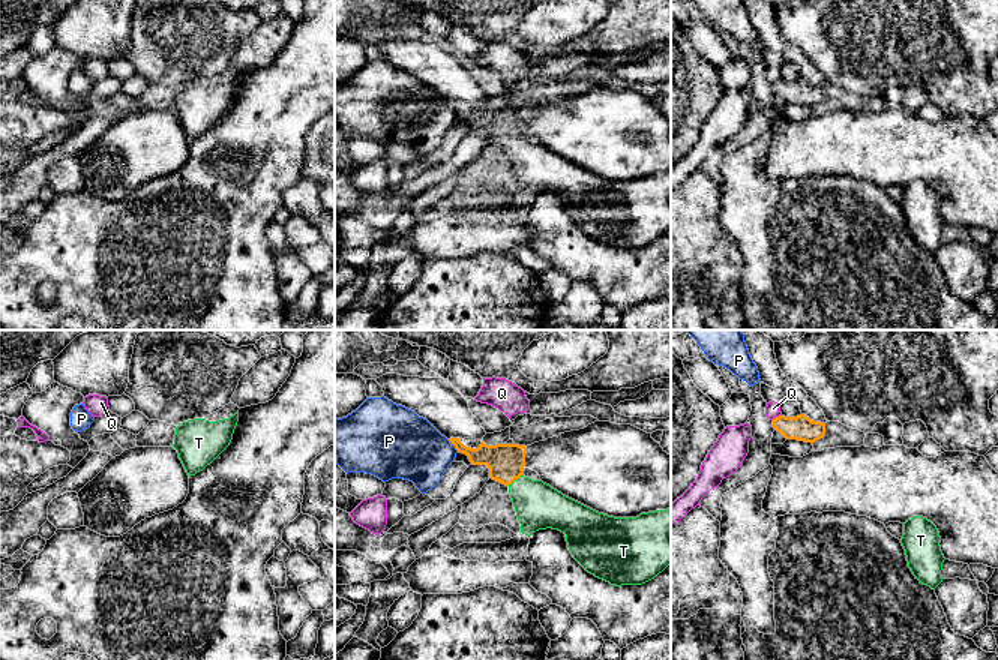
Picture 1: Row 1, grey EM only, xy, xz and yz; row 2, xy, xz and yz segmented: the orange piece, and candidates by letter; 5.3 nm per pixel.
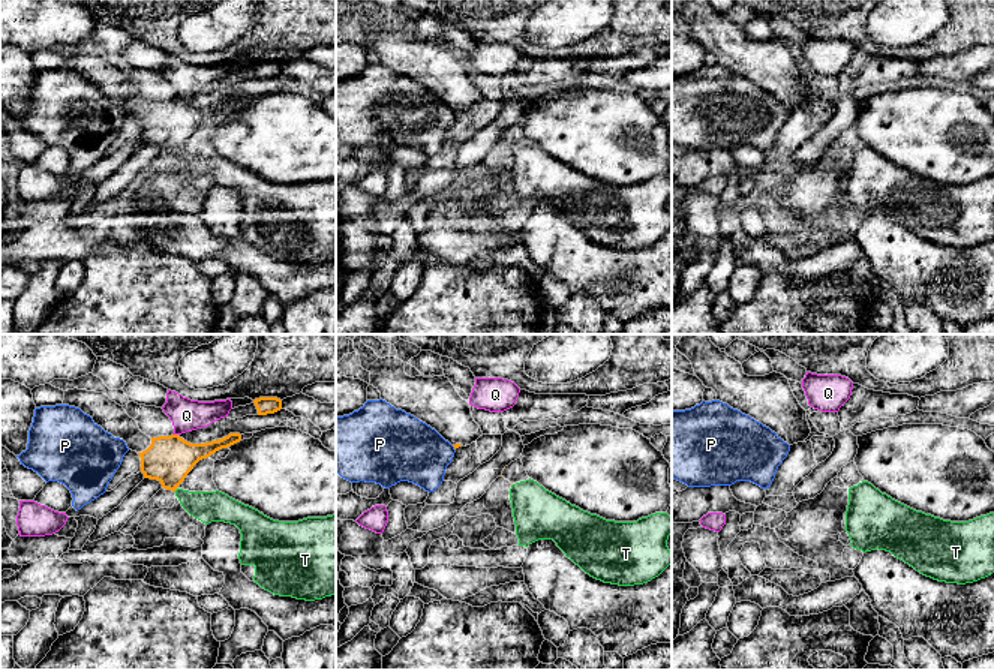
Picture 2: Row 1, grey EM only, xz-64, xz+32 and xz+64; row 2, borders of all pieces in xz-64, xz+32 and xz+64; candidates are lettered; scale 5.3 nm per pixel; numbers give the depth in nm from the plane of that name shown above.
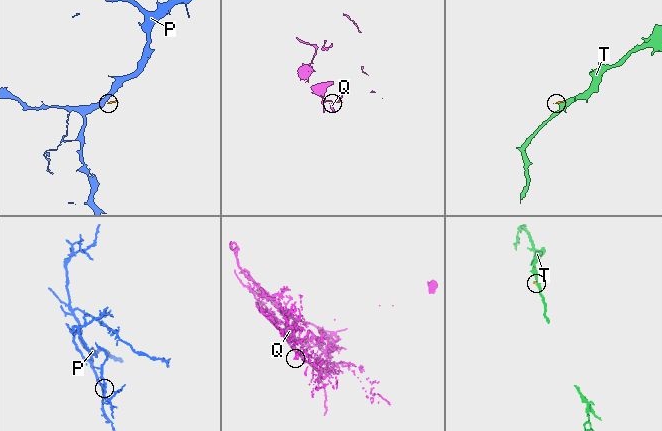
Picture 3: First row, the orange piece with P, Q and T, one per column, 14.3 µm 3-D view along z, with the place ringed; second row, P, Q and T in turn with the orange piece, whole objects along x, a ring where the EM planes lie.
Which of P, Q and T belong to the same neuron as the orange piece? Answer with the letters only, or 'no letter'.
T

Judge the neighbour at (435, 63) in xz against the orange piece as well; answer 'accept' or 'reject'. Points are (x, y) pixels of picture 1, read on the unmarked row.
accept

